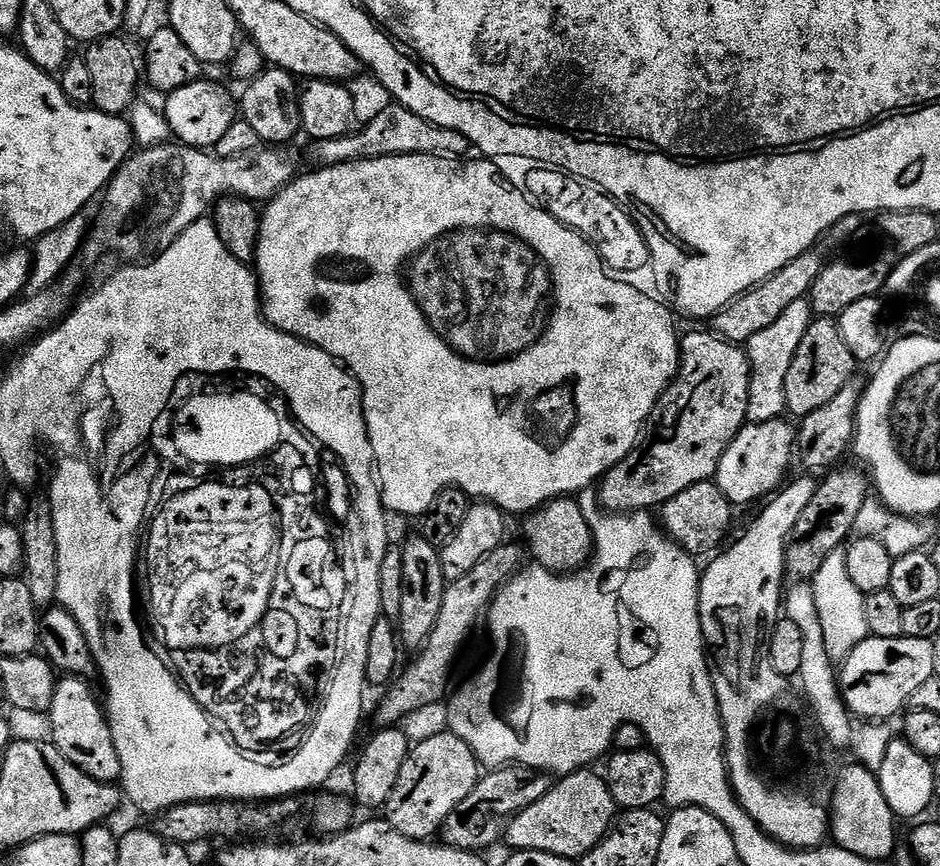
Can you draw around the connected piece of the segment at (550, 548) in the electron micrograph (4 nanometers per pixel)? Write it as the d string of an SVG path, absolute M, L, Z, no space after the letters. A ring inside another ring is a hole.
M579 499L552 500L536 511L527 513L523 520L525 540L523 543L531 555L532 552L536 555L535 563L545 568L547 572L571 574L592 559L594 551L592 528L588 525L588 519L584 517L584 511L580 509Z

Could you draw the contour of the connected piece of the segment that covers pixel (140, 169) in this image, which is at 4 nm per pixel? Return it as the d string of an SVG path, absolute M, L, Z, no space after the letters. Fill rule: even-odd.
M165 142L145 147L124 161L103 193L104 205L94 216L86 252L92 256L117 256L120 262L148 262L165 252L190 227L205 219L204 211L226 196L240 196L253 202L273 200L298 175L296 164L276 146L259 146L237 157L220 159L198 148L185 147L179 142Z

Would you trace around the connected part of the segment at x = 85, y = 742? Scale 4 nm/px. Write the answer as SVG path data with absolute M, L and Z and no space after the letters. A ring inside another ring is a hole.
M65 675L57 683L52 705L46 713L46 719L52 723L50 740L67 760L78 766L78 770L103 784L116 784L122 774L122 762L118 762L118 750L114 750L114 738L105 709L99 699L96 701L92 697L88 682L79 676Z

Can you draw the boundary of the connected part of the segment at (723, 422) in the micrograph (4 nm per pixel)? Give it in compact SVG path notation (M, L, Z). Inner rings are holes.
M712 330L685 335L680 341L680 370L660 395L660 402L650 417L650 431L630 454L626 454L626 458L622 458L622 462L614 465L599 481L598 503L601 509L617 514L656 510L670 502L674 494L682 494L682 490L690 490L690 486L698 482L712 480L718 462L722 462L722 454L726 454L730 442L734 442L748 419L749 394L750 366L747 351L741 345L731 344Z

